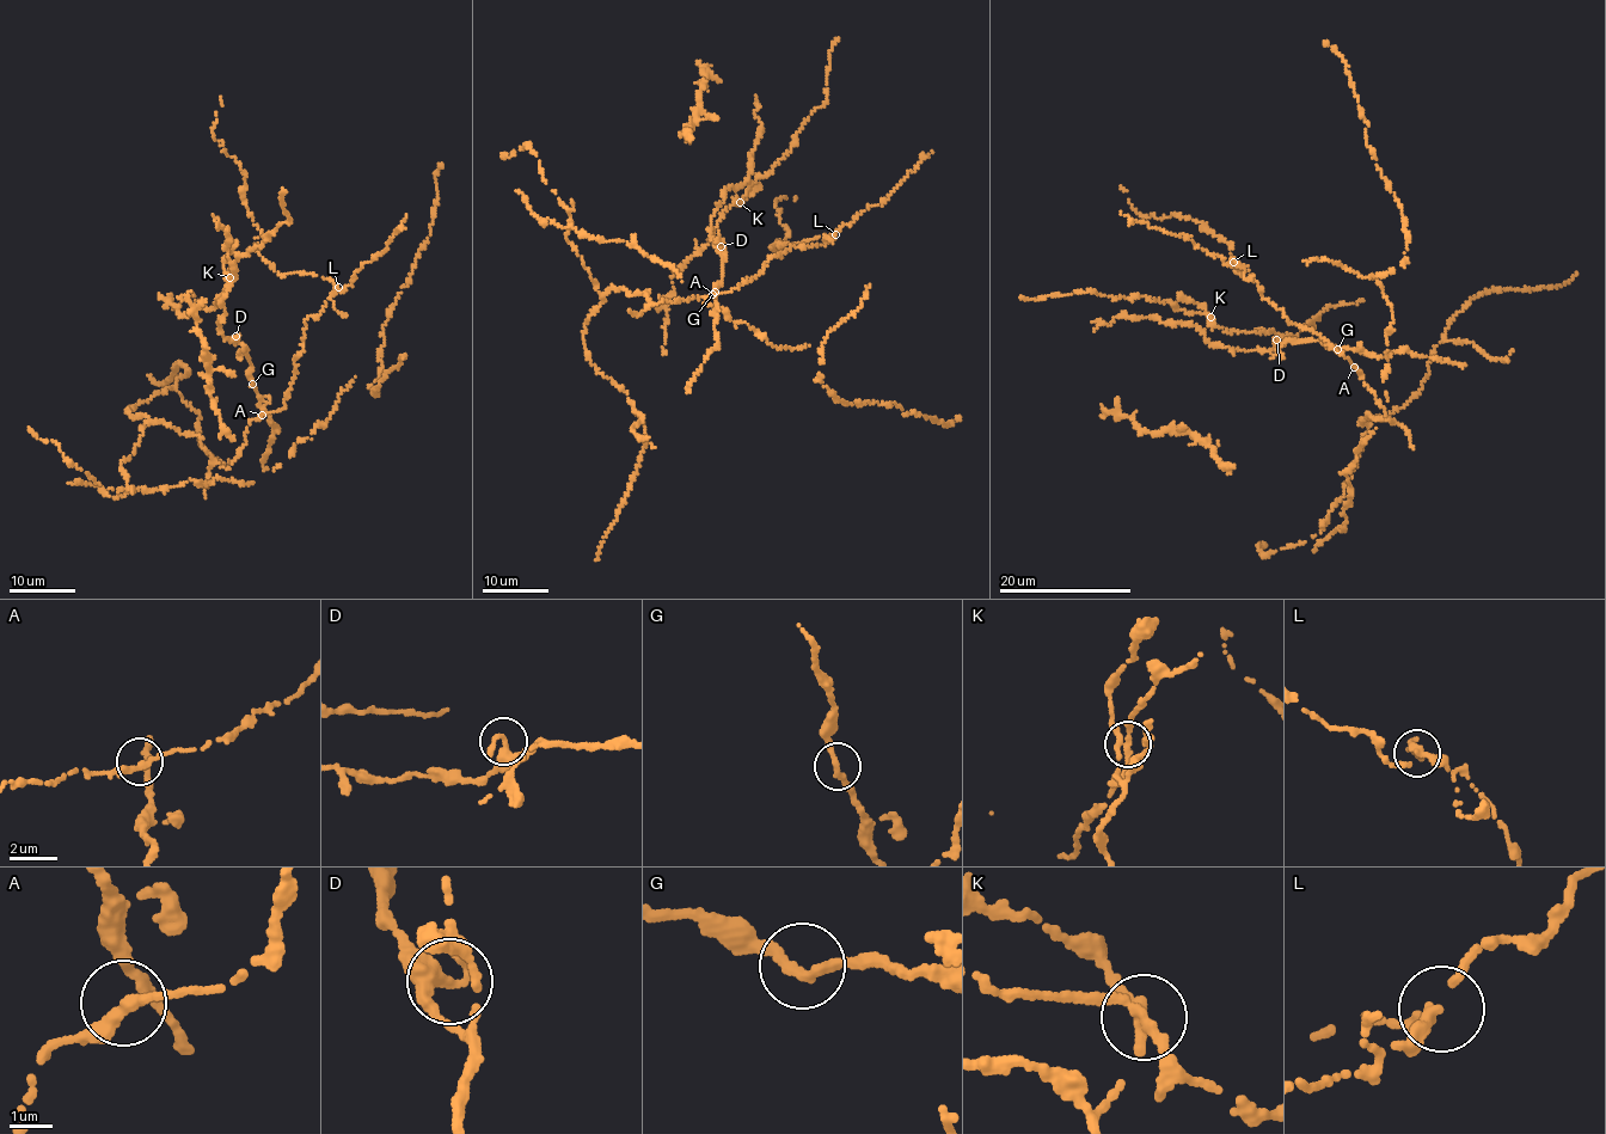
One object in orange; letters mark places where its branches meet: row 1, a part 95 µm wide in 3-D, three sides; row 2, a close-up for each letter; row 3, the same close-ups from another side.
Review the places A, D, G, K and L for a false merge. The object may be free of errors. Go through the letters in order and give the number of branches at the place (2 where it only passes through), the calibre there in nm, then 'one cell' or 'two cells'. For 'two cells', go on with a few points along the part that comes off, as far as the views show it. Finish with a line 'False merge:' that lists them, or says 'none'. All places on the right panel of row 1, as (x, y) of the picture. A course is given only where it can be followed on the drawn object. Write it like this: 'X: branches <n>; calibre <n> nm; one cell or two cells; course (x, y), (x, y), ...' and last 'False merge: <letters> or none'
A: branches 2; calibre 280 nm; one cell
D: branches 3; calibre 280 nm; one cell
G: branches 2; calibre 280 nm; one cell
K: branches 3; calibre 260 nm; two cells; course (1209, 317), (1144, 296), (1129, 299), (1090, 290), (1029, 299), (1019, 296)
L: branches 3; calibre 200 nm; one cell
False merge: K

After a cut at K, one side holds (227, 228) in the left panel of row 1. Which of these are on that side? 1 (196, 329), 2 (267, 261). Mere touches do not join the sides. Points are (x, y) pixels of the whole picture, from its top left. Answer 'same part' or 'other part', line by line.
1: same part
2: same part

